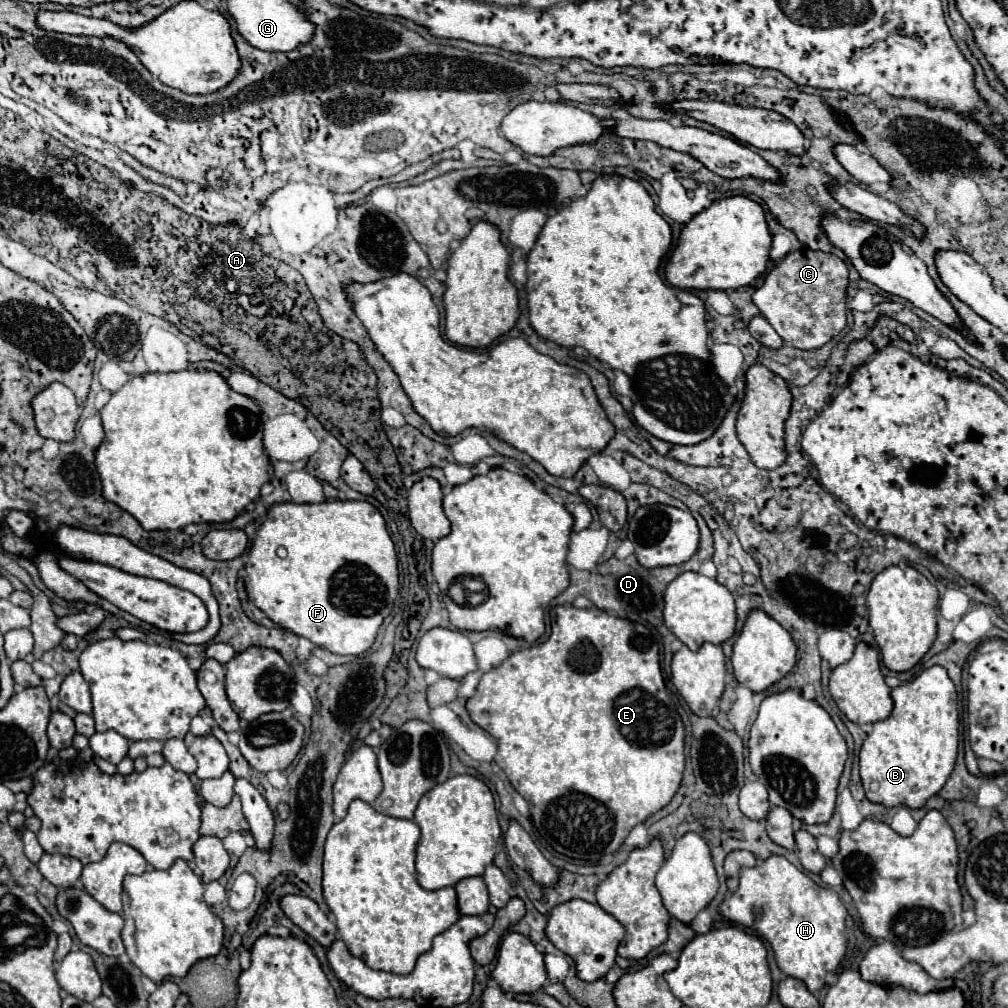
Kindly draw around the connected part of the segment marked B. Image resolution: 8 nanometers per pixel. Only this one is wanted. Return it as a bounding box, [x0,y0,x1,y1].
[860,665,958,809]

